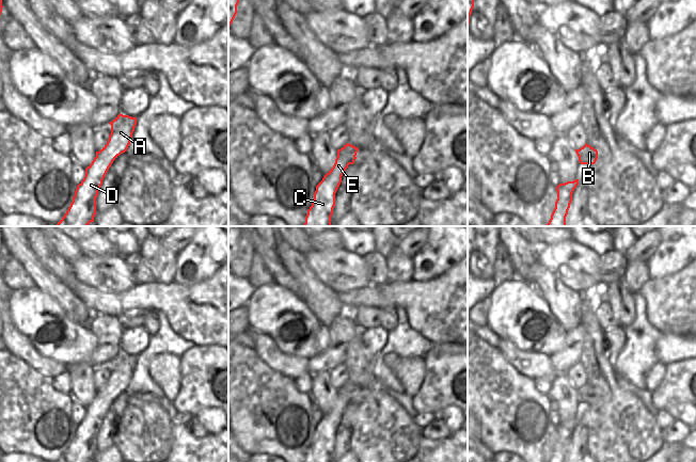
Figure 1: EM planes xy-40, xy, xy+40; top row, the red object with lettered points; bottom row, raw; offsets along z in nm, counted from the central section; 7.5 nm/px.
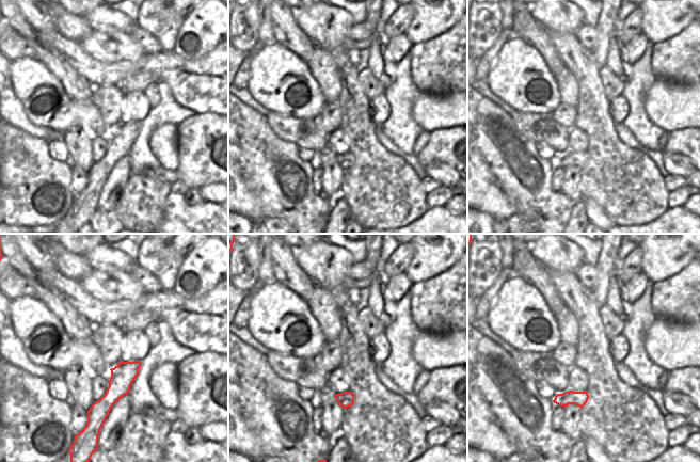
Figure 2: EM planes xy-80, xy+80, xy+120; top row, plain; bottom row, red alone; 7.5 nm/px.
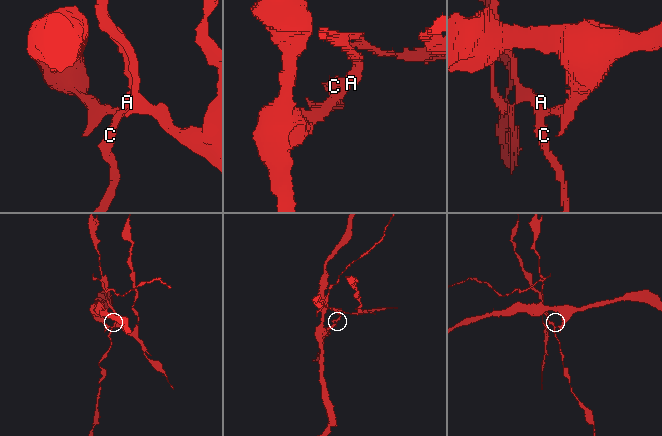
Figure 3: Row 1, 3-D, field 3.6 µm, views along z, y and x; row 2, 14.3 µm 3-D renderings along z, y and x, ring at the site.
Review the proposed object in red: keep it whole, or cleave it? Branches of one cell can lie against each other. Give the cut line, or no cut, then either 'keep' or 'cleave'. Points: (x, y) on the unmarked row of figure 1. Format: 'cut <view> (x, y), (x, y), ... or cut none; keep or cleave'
cut xy (354, 395), (349, 402); cleave

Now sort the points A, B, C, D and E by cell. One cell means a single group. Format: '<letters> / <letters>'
A C D E / B

